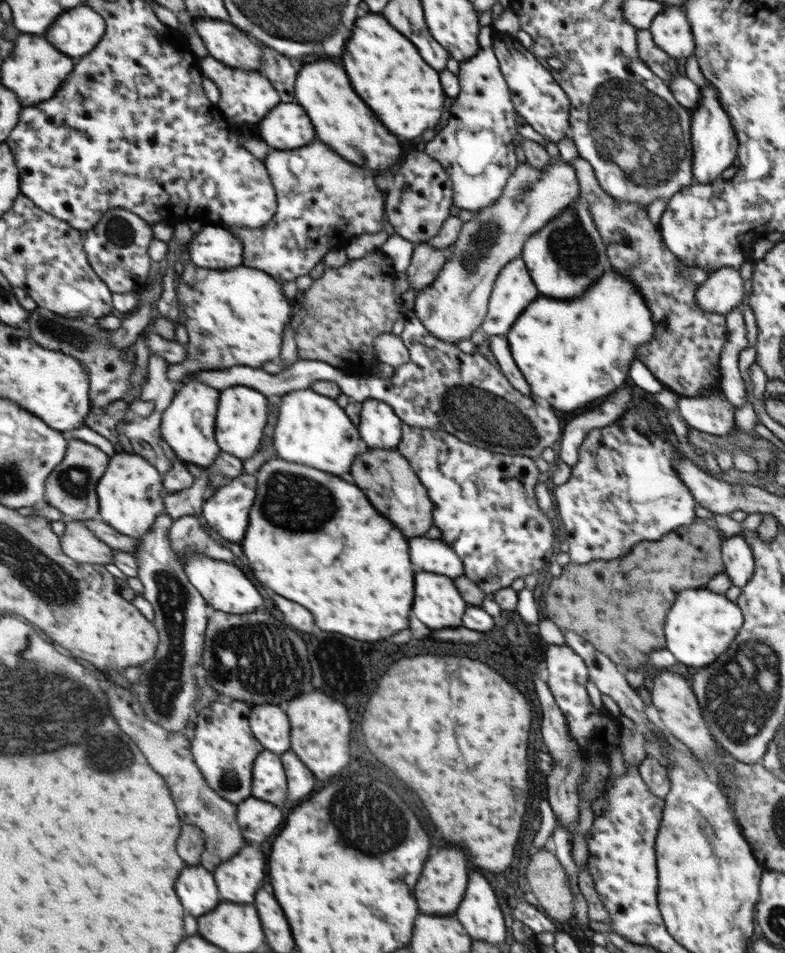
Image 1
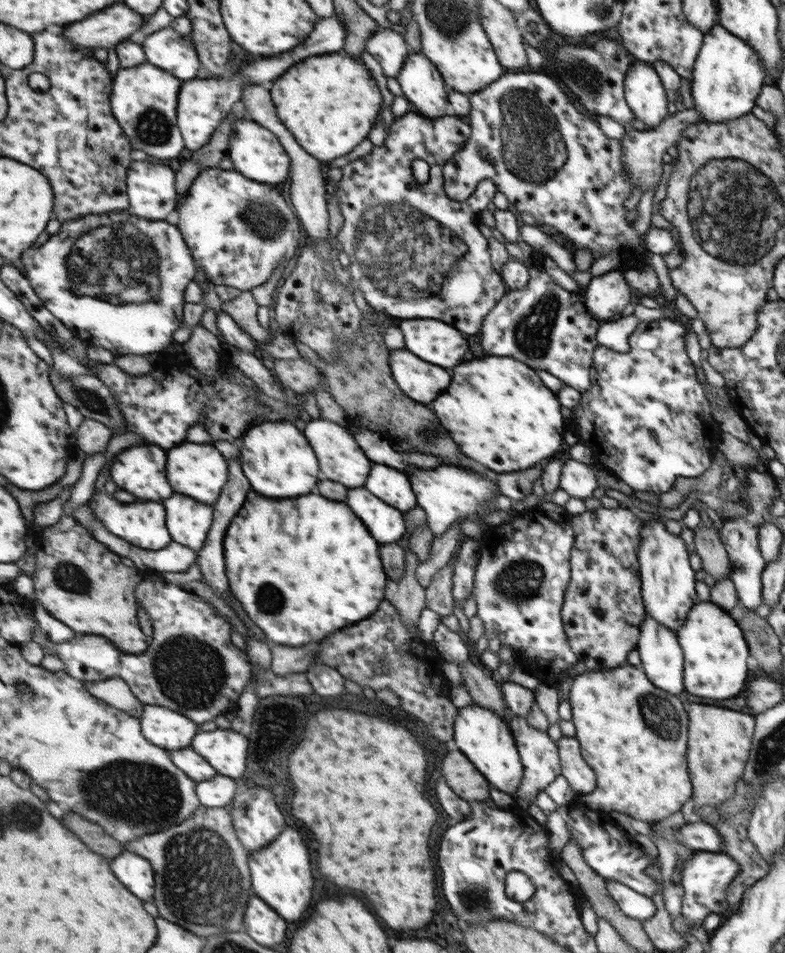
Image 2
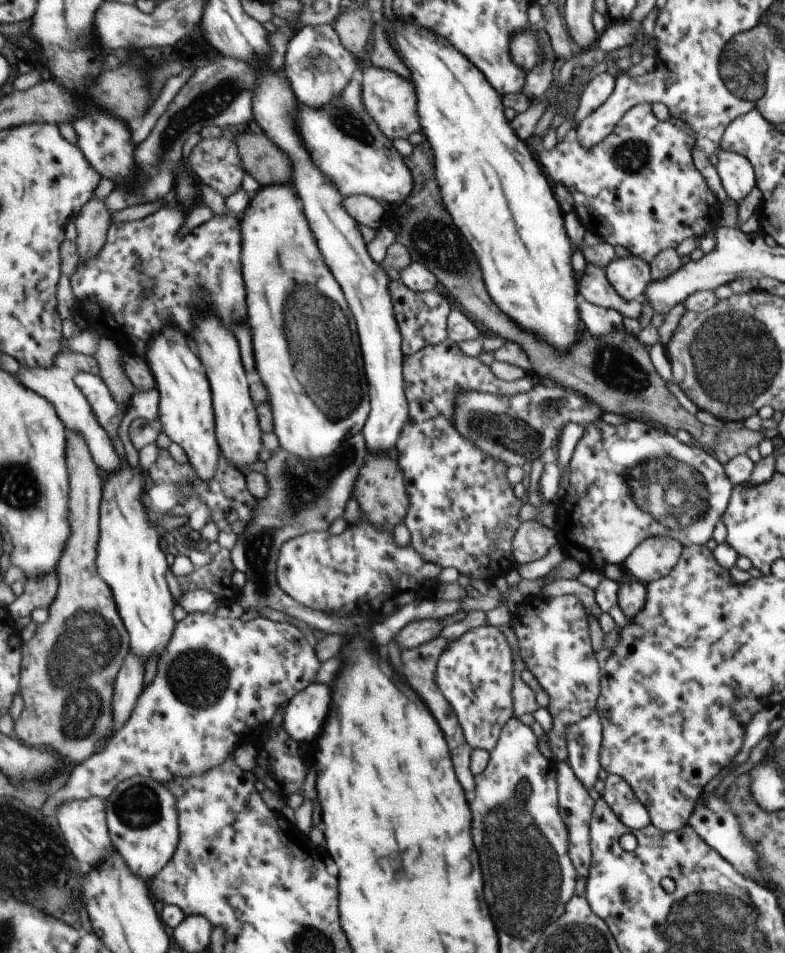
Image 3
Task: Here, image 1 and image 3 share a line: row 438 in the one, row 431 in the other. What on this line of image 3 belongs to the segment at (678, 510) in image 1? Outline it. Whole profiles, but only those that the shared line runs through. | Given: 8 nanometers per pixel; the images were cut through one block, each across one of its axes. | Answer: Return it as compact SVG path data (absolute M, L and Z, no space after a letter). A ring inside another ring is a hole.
M597 420L585 426L567 470L571 472L569 488L563 498L553 500L557 506L557 524L553 530L557 530L557 542L565 558L573 558L583 570L593 572L603 570L607 564L623 566L629 554L647 538L667 536L681 542L683 548L705 546L705 542L713 538L713 530L717 522L721 522L733 494L725 466L721 466L711 452L697 448L697 444L683 444L647 420L631 420L621 426Z

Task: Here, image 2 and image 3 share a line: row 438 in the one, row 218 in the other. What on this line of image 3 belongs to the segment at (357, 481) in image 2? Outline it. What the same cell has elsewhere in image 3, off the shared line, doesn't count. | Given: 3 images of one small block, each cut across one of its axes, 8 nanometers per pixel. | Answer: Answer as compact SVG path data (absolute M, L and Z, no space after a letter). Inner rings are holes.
M269 72L263 76L257 92L255 92L255 118L261 126L261 130L273 140L281 150L289 154L293 160L293 178L297 186L297 194L301 194L301 200L305 202L305 214L309 218L309 212L315 212L309 220L313 226L313 232L317 234L317 244L321 246L321 252L325 254L325 262L333 270L335 278L341 282L345 290L345 298L349 302L349 310L353 312L353 318L357 322L357 334L361 336L361 350L365 352L365 376L369 378L369 402L373 410L369 410L369 418L365 420L365 426L361 430L365 438L367 452L379 452L379 454L395 454L395 444L401 434L401 428L405 426L405 420L409 416L407 398L403 390L403 356L401 354L401 338L399 336L399 324L393 314L393 302L391 302L391 280L385 274L385 268L375 264L365 250L365 244L361 240L361 234L357 230L357 220L347 214L345 210L345 194L337 190L333 182L319 170L319 166L313 162L309 148L305 146L305 140L301 138L301 132L297 130L297 98L291 90L285 74Z

